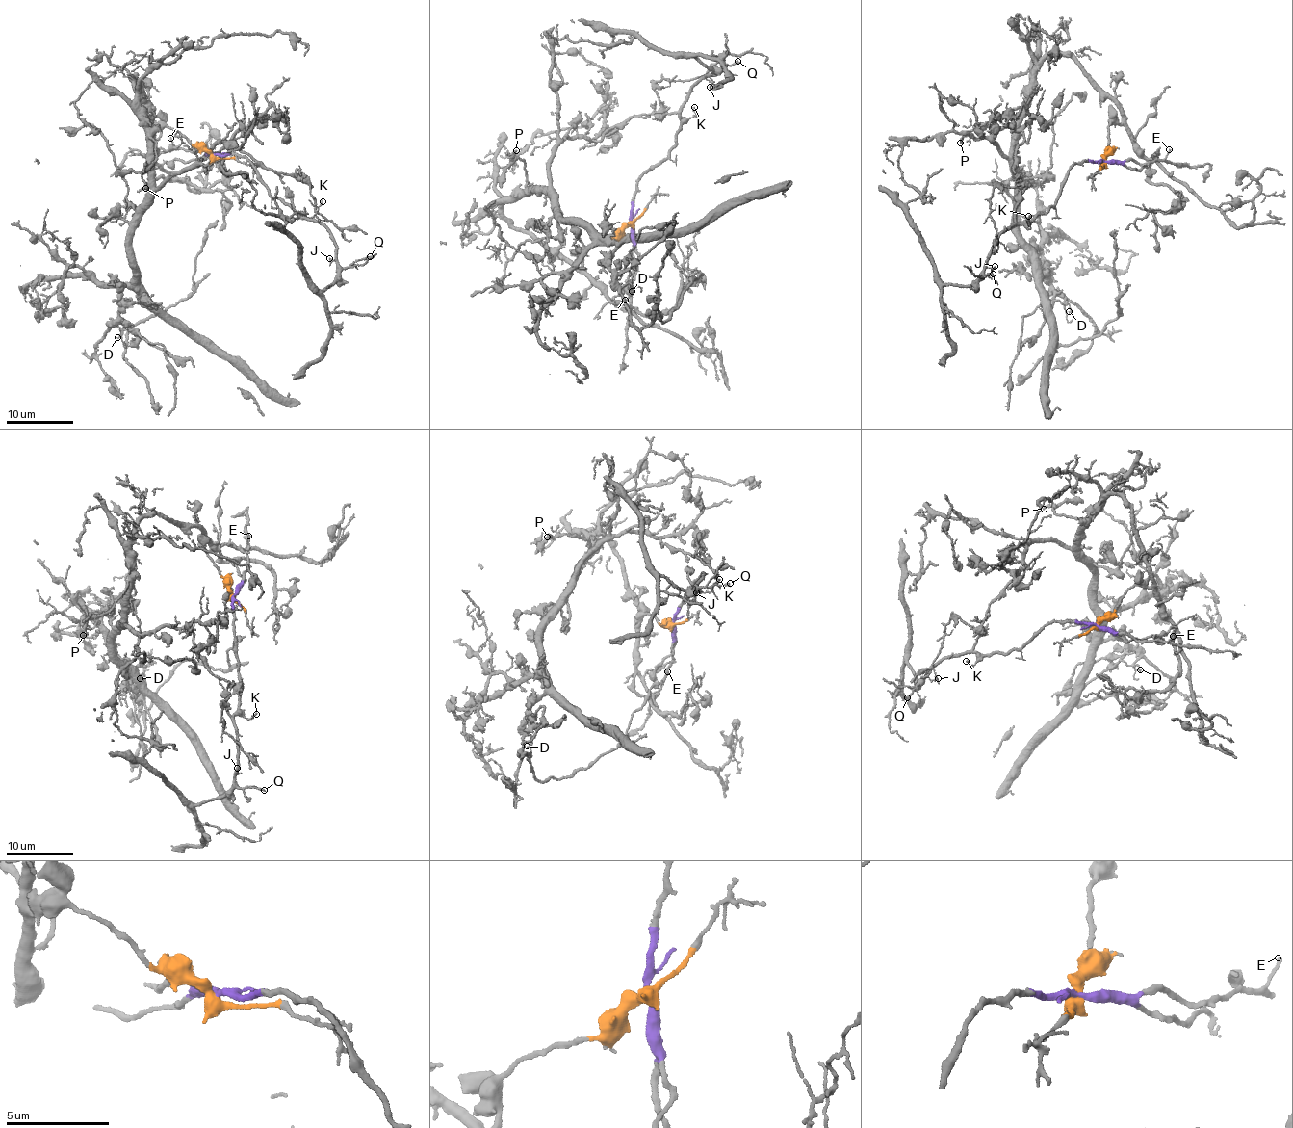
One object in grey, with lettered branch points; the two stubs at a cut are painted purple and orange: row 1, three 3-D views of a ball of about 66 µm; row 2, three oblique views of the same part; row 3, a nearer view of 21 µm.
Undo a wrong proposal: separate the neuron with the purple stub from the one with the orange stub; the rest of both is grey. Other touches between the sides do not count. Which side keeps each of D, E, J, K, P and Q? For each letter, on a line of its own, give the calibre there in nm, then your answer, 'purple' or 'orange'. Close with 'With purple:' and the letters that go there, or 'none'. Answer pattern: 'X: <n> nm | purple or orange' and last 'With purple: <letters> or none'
D: 110 nm | orange
E: 140 nm | purple
J: 160 nm | purple
K: 120 nm | purple
P: 170 nm | orange
Q: 200 nm | purple
With purple: E, J, K, Q

